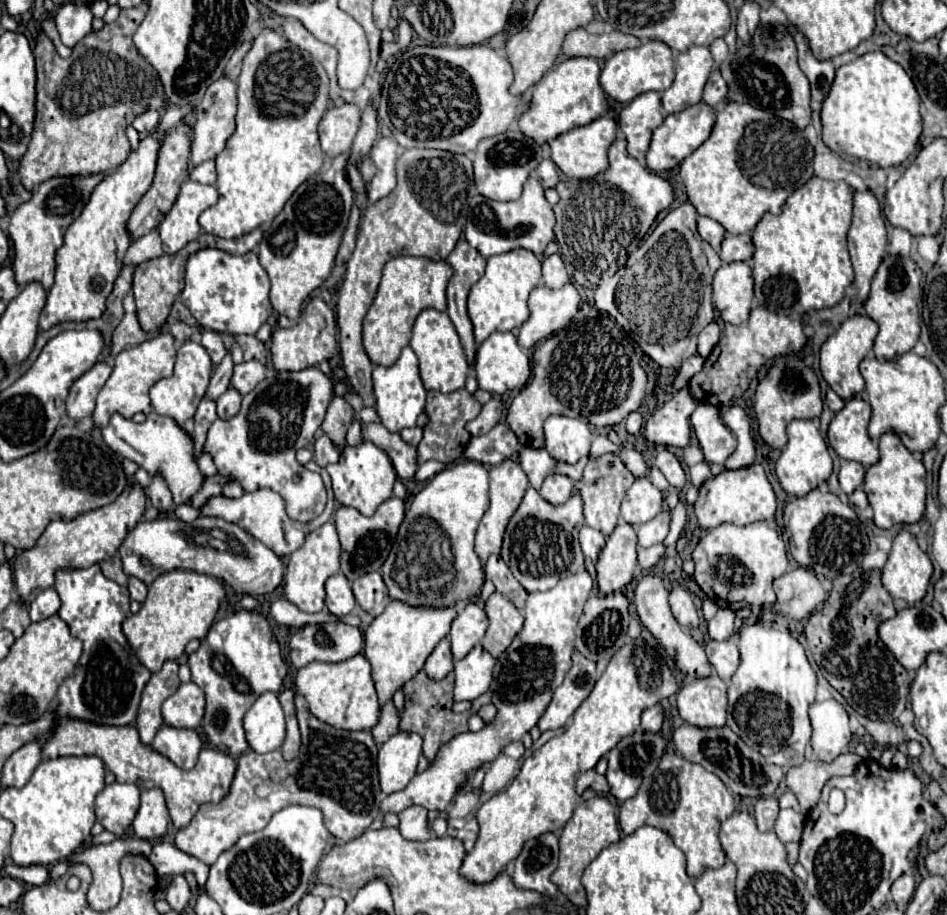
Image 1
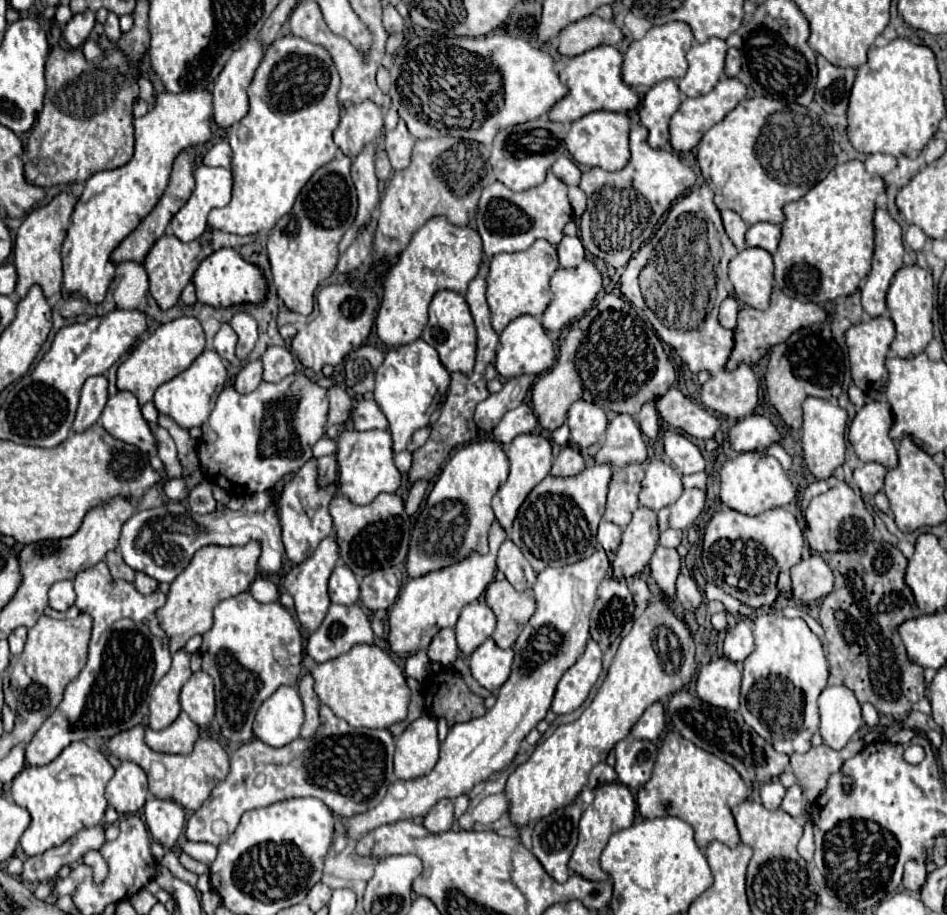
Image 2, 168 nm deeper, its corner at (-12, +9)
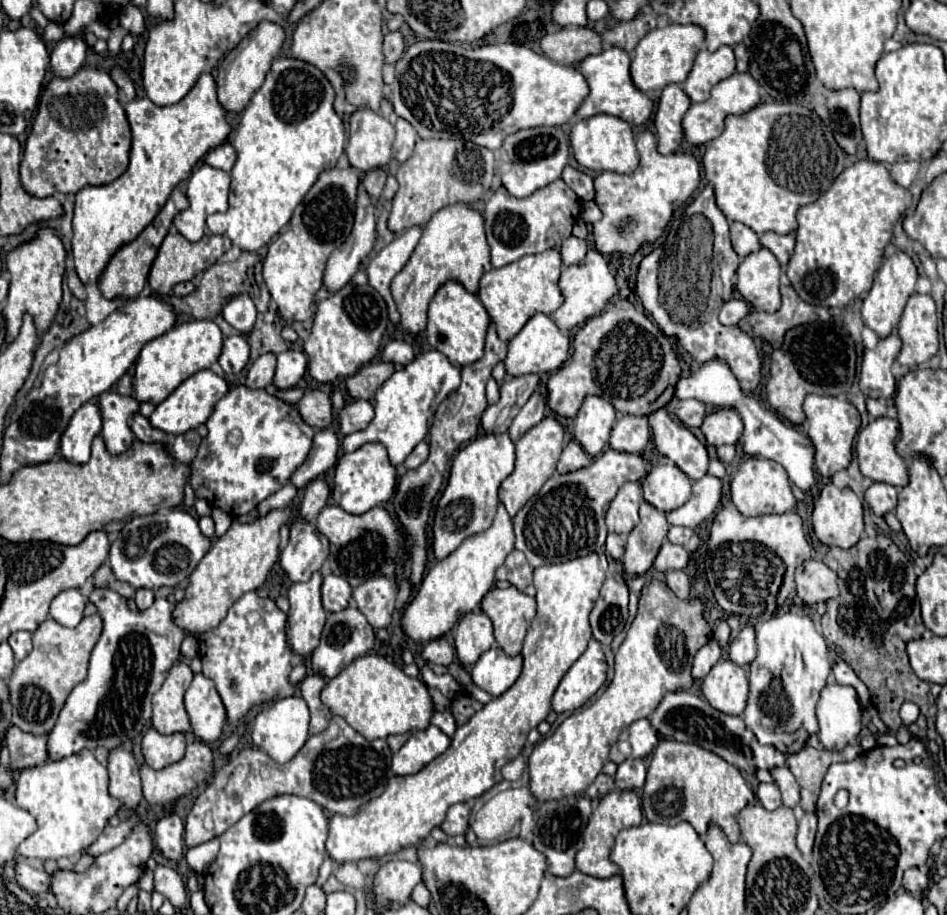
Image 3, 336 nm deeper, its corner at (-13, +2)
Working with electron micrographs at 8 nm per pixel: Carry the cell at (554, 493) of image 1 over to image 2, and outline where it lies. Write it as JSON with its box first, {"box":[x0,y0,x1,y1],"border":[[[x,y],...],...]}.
{"box":[551,446,585,476],"border":[[[565,446],[565,448],[561,448],[559,456],[555,458],[551,474],[553,476],[575,476],[577,472],[581,472],[581,468],[585,468],[585,460],[579,454],[579,450]]]}

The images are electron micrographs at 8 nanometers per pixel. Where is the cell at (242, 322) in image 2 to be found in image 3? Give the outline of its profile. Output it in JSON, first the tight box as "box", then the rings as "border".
{"box":[222,295,256,335],"border":[[[240,295],[240,297],[232,297],[224,309],[222,309],[222,317],[234,327],[238,329],[242,335],[246,335],[246,331],[254,331],[254,323],[256,323],[256,307],[252,303],[252,299],[248,295]]]}

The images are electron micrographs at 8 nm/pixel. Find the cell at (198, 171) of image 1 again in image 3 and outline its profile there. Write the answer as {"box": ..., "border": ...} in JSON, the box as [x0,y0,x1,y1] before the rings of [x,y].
{"box":[204,143,236,173],"border":[[[222,143],[220,147],[212,149],[206,159],[204,159],[208,165],[216,167],[216,169],[222,169],[226,173],[230,173],[230,169],[234,167],[234,161],[236,161],[236,151],[230,143]]]}

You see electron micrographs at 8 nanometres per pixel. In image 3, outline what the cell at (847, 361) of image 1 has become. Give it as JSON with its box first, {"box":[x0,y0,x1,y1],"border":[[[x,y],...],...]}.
{"box":[860,335,902,399],"border":[[[888,335],[880,339],[874,349],[864,349],[860,367],[860,391],[866,397],[888,399],[896,391],[896,379],[892,375],[892,363],[902,347],[898,335]]]}

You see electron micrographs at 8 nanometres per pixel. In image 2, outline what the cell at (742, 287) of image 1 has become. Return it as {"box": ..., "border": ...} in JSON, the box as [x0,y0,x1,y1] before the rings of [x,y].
{"box":[729,248,773,310],"border":[[[745,248],[729,262],[735,296],[757,310],[769,308],[773,288],[773,256],[763,248]]]}

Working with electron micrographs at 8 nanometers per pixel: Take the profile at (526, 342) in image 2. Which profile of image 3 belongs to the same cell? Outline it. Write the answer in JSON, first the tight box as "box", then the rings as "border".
{"box":[504,315,570,377],"border":[[[534,315],[522,331],[508,341],[508,357],[504,359],[506,373],[510,377],[518,375],[528,375],[528,373],[552,373],[556,371],[566,359],[568,359],[568,349],[570,349],[570,339],[564,335],[548,315]]]}

